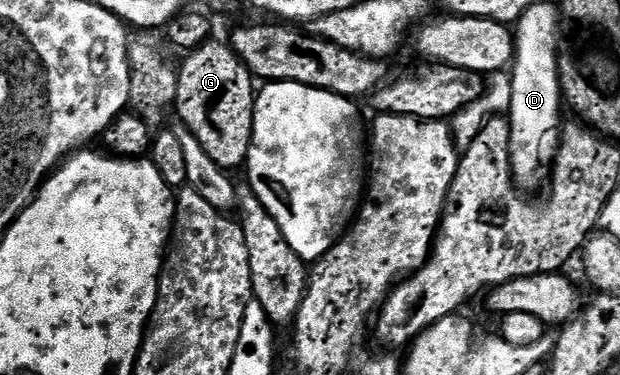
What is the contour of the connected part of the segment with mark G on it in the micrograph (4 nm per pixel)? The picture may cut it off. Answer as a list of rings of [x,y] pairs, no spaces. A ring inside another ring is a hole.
[[[211,38],[206,43],[194,49],[185,57],[186,61],[180,64],[178,68],[178,93],[174,99],[176,105],[176,113],[178,112],[177,119],[188,130],[192,130],[192,134],[196,136],[196,142],[200,142],[200,146],[204,146],[204,151],[212,158],[212,162],[216,162],[216,166],[225,168],[227,170],[235,170],[234,168],[241,169],[246,163],[248,154],[250,153],[250,147],[252,146],[252,130],[254,129],[254,98],[256,95],[256,80],[251,75],[249,69],[246,68],[244,62],[241,61],[230,47],[229,43],[225,39],[217,40],[217,38]]]

